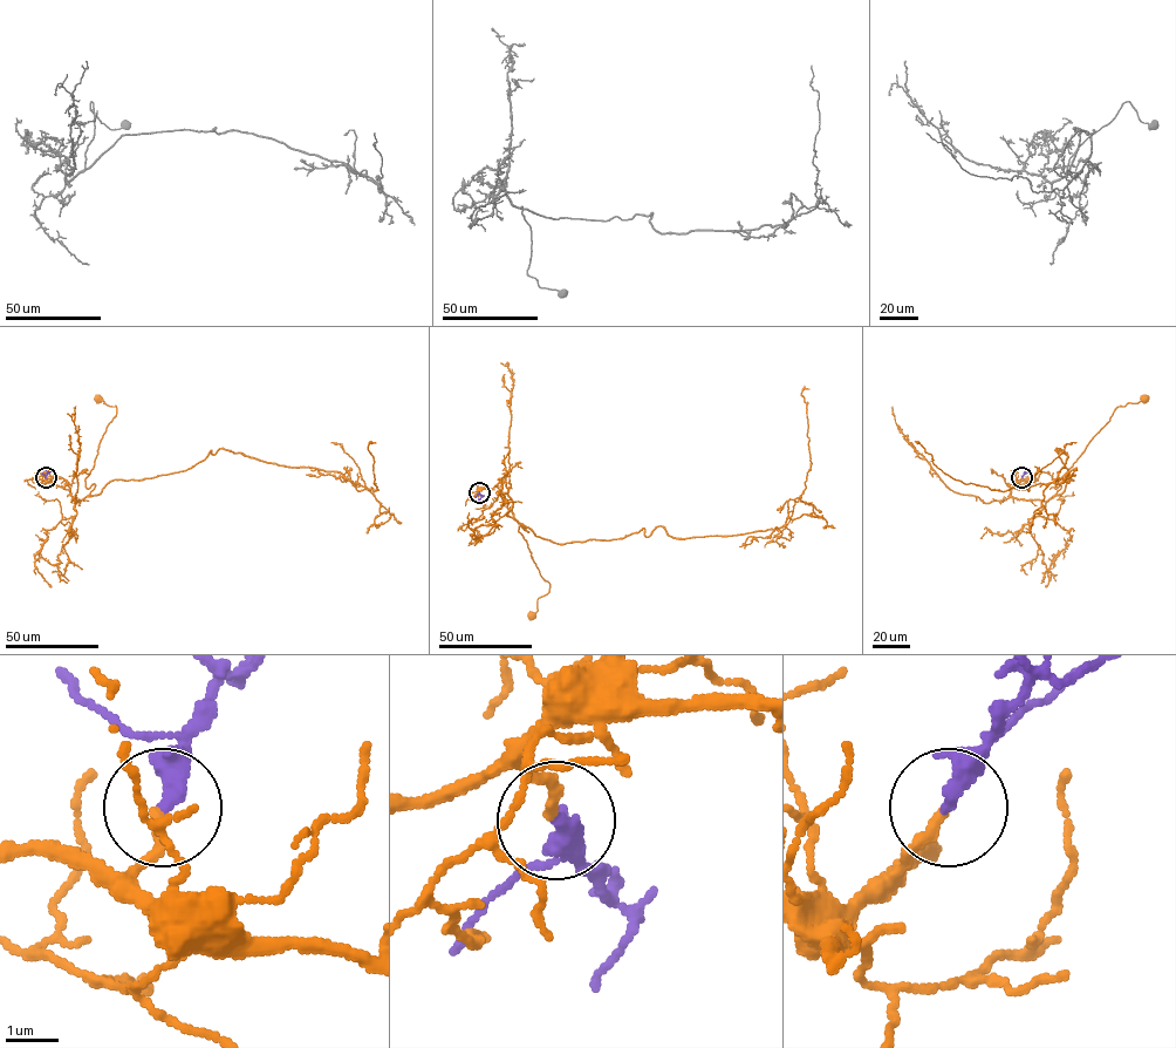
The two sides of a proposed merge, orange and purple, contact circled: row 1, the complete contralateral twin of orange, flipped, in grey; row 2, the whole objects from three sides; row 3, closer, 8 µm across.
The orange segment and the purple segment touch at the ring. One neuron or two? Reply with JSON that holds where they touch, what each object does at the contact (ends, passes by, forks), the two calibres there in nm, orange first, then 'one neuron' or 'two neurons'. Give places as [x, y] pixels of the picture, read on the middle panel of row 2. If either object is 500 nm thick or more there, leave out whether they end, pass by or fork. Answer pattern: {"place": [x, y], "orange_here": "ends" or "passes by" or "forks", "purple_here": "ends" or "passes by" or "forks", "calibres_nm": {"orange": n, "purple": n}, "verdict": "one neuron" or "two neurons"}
{"place": [479, 492], "orange_here": "ends", "purple_here": "passes by", "calibres_nm": {"orange": 200, "purple": 240}, "verdict": "one neuron"}

